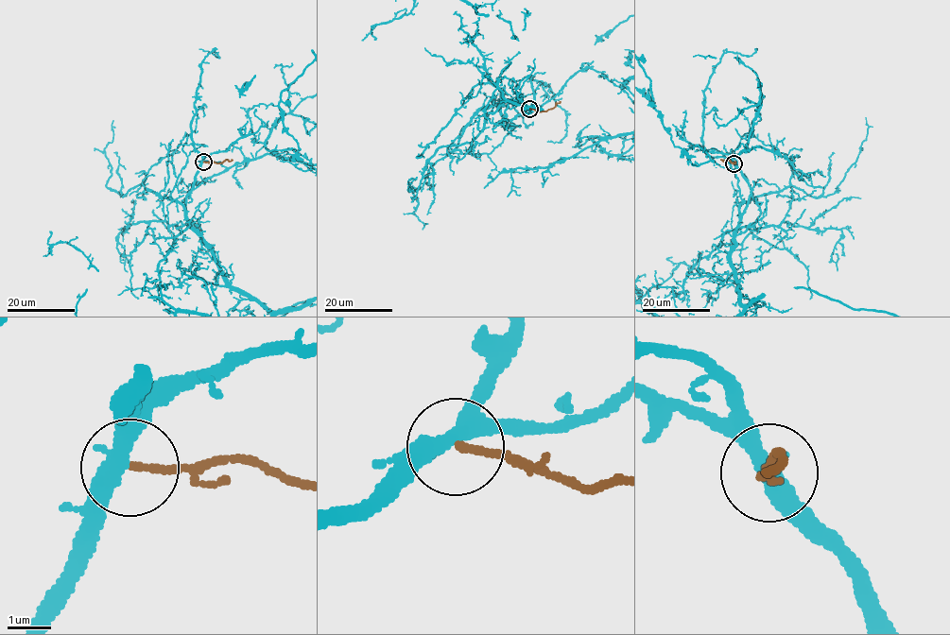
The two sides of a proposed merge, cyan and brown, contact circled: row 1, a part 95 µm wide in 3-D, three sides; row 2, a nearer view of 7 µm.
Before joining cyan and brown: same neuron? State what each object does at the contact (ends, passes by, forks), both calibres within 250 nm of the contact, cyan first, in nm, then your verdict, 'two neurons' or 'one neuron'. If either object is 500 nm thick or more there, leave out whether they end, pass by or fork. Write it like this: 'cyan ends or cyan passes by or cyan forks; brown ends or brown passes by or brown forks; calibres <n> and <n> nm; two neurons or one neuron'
cyan passes by; brown ends; calibres 400 and 170 nm; one neuron

